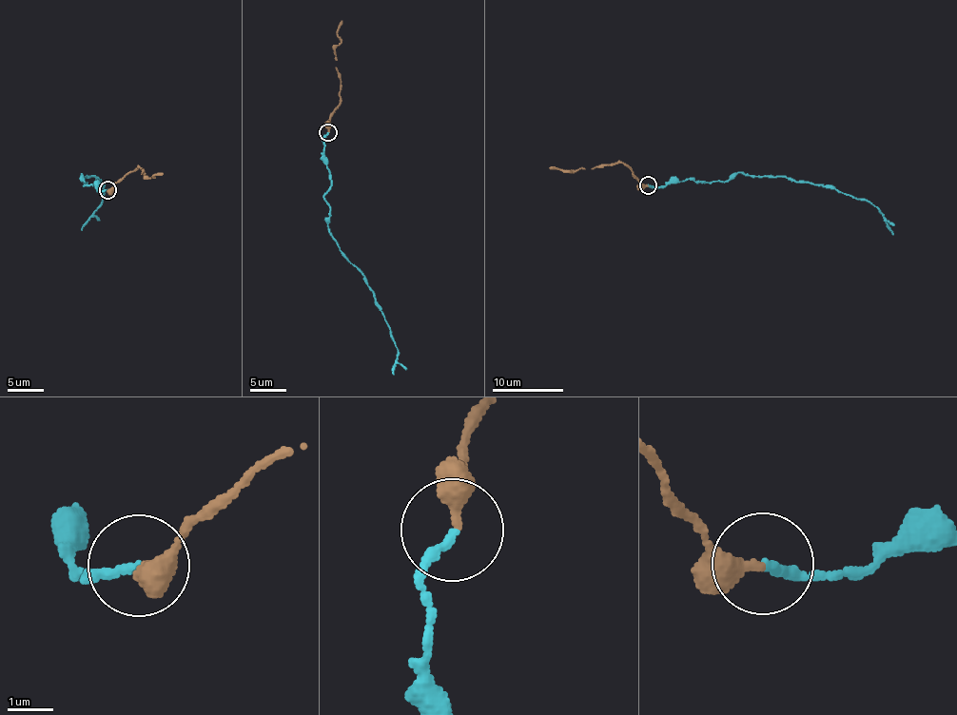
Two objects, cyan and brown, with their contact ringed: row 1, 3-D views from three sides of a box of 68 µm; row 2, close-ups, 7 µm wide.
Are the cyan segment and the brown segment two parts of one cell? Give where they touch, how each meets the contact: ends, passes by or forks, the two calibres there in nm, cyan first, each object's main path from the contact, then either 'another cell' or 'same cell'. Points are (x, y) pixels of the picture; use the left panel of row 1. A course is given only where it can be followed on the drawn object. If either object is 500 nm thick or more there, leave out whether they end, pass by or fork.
place (107, 189); cyan ends; brown ends; calibres 200 and 340 nm; course cyan (107, 189), (96, 190), (96, 182), (83, 184), (80, 175), (100, 180), (104, 188), (101, 206), (81, 229); course brown (107, 189), (137, 167), (144, 169), (142, 173), (145, 176), (163, 173); same cell

